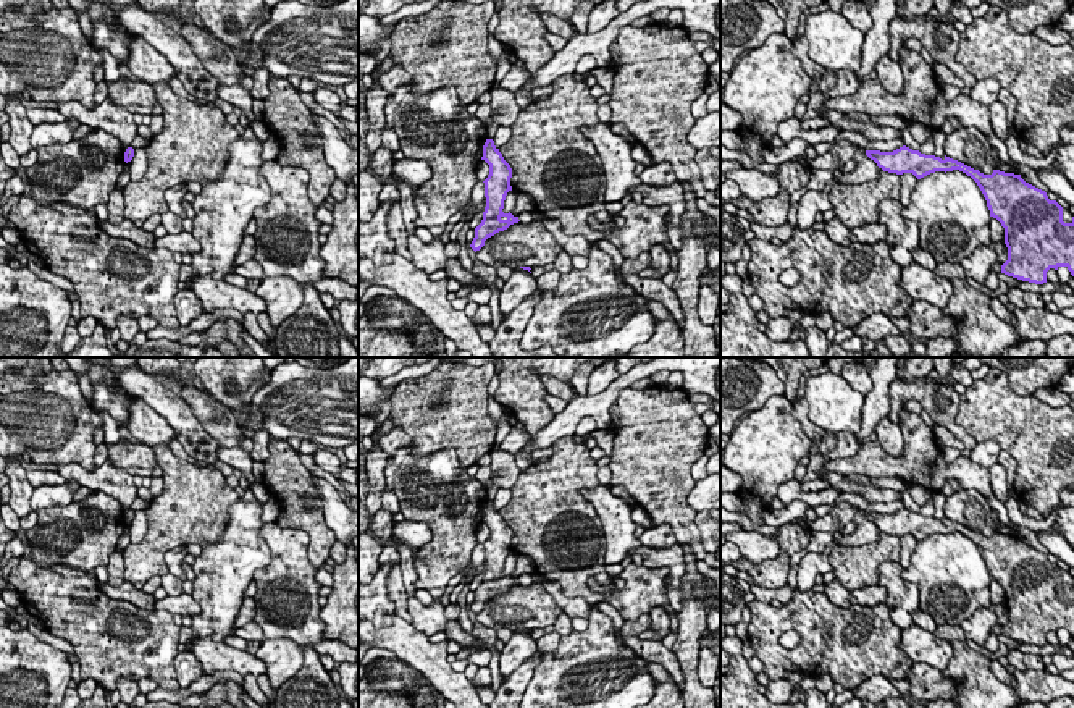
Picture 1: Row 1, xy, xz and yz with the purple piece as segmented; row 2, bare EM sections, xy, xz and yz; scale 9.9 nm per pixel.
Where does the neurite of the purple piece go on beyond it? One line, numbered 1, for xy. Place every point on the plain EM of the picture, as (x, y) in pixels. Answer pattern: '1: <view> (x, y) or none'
1: none

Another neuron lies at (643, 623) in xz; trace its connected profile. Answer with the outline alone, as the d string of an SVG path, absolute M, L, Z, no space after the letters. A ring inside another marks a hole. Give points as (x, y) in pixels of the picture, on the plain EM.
M641 614L636 621L623 621L622 637L638 637L651 629L651 614Z

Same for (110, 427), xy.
M103 412L102 415L102 420L103 420L103 440L107 445L115 445L118 441L121 441L121 435L120 435L120 424L108 414L108 412Z

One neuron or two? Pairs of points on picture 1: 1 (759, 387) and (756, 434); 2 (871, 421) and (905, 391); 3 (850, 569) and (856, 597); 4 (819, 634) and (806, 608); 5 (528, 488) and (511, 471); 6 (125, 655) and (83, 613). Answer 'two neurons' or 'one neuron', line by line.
1: two neurons
2: two neurons
3: two neurons
4: one neuron
5: two neurons
6: one neuron

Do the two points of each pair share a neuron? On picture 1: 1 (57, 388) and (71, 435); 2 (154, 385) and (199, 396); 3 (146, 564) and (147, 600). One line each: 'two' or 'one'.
1: one
2: two
3: two

